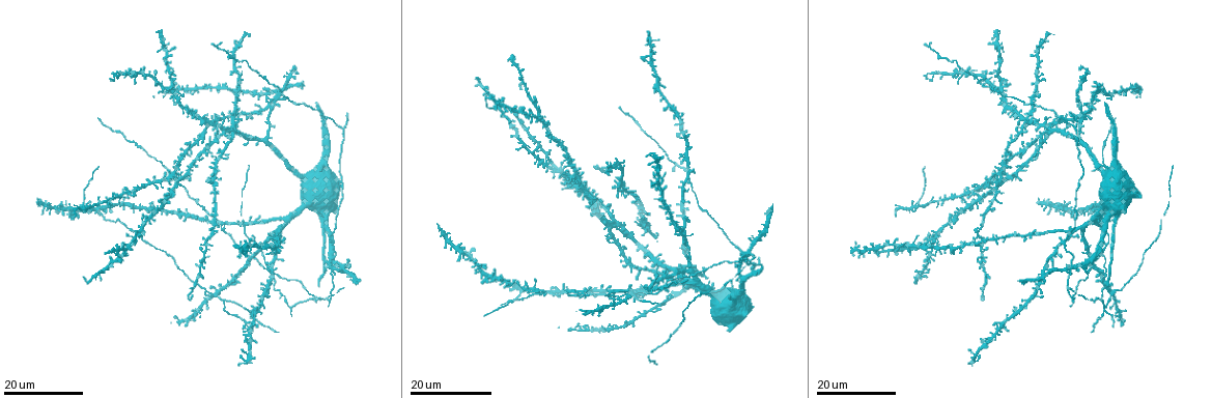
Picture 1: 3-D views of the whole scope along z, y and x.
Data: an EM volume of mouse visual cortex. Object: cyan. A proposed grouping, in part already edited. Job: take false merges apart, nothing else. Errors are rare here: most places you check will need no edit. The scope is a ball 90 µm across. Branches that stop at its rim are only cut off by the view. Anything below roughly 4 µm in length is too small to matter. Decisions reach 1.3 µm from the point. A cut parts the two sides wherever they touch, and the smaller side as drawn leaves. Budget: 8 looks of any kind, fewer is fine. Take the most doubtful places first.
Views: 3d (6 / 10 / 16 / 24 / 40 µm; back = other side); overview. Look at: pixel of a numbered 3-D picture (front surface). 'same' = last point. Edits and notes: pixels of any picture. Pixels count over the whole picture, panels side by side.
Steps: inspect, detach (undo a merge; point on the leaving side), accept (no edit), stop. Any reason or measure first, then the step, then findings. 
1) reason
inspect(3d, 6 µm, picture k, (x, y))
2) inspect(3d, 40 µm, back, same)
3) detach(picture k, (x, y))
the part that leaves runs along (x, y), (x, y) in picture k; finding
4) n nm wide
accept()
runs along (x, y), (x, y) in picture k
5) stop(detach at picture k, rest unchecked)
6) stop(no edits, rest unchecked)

branch point
inspect(3d, 16 µm, picture 1, (223, 301))

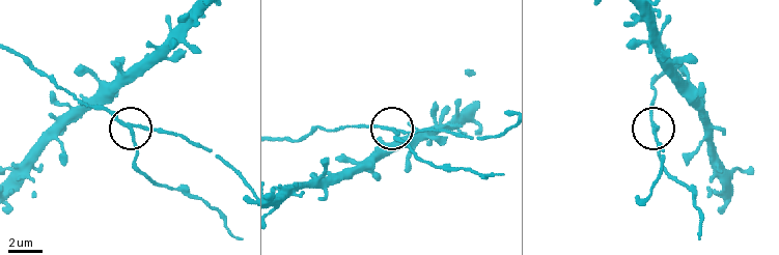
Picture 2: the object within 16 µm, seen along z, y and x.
inspect(3d, 10 µm, picture 2, (133, 129))

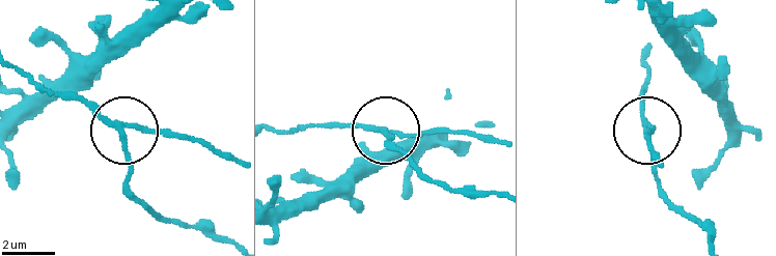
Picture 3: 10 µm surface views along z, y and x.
inspect(3d, 6 µm, picture 3, (387, 129))

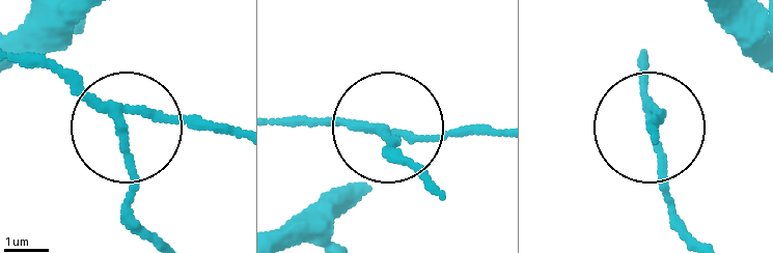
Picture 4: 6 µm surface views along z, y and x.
detach(picture 4, (132, 183))
the part that leaves runs along (118, 117), (133, 214), (163, 240) in picture 4; two neurons meet here

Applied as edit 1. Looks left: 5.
inspect(overview)

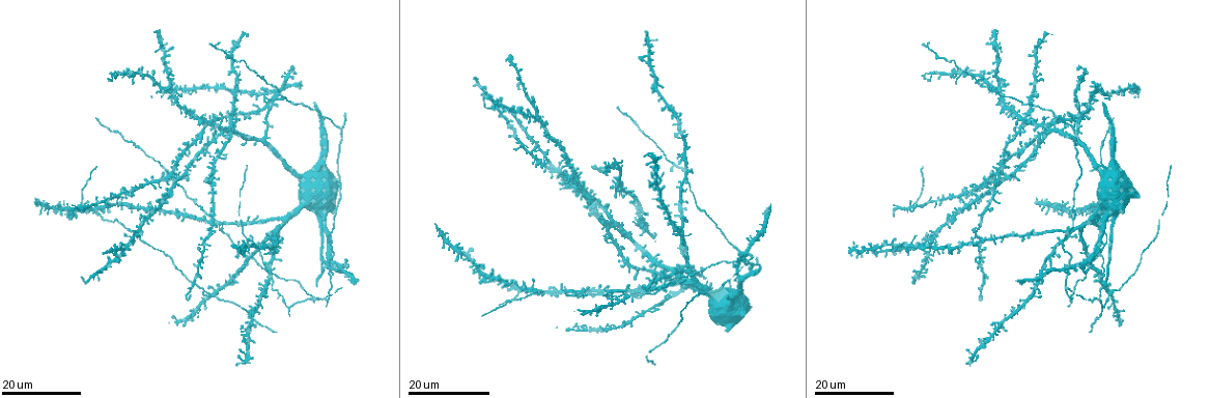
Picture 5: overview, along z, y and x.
four or more arms meet
inspect(3d, 24 µm, picture 5, (908, 205))

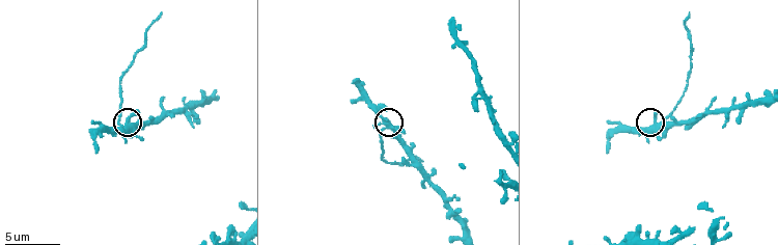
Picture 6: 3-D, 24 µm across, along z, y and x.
inspect(3d, 10 µm, picture 6, (124, 127))

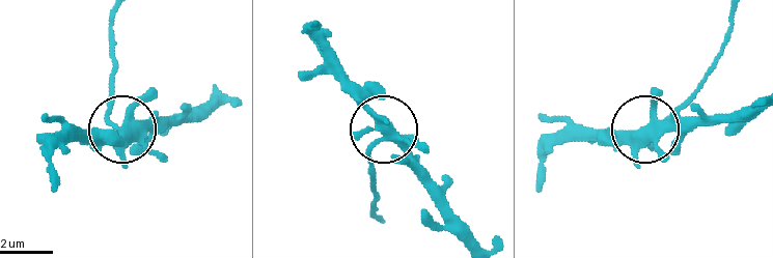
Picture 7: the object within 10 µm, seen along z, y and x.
detach(picture 7, (113, 101))
the part that leaves runs along (116, 123), (109, 112), (111, 19) in picture 7; a second neuron is stuck on

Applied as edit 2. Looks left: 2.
stop(detach at picture 4, detach at picture 7, rest unchecked)

